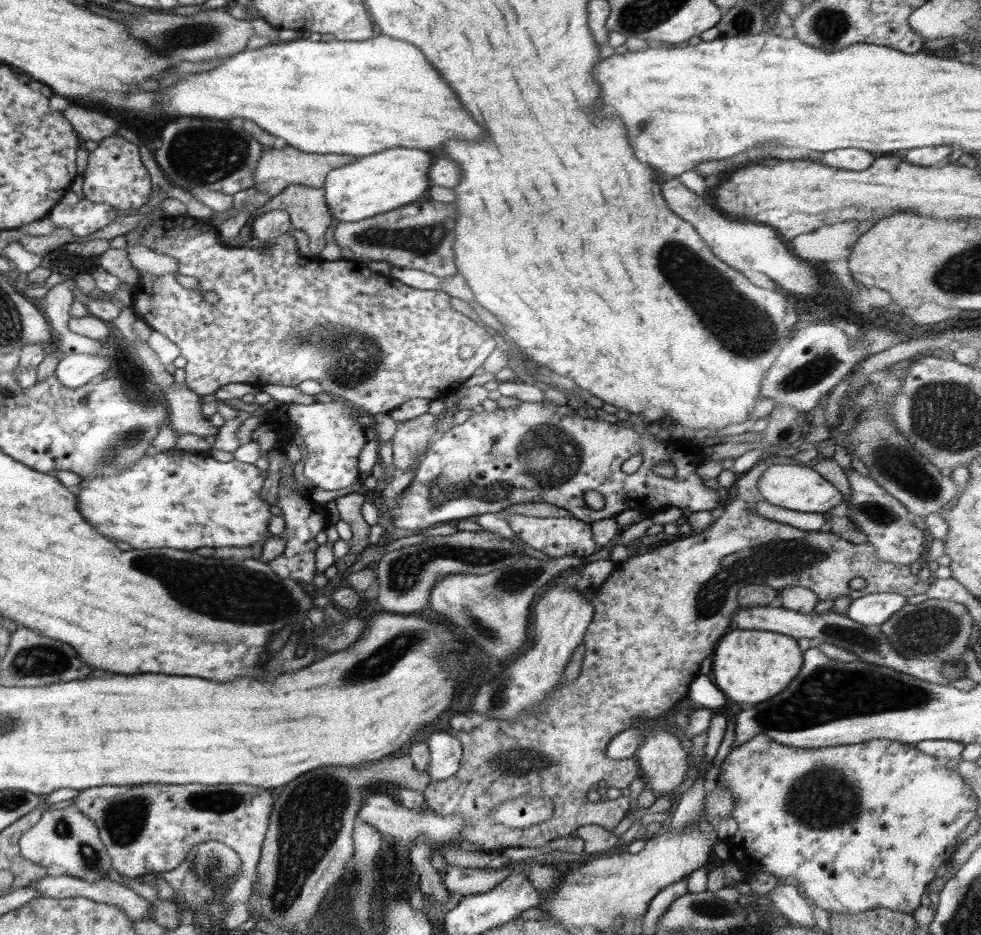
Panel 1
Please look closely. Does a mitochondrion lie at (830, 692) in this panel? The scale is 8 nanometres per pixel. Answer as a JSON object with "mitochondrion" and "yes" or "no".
{"mitochondrion":"yes"}

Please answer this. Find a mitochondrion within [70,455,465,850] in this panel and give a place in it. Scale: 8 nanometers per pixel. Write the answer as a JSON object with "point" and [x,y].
{"point":[253,599]}

